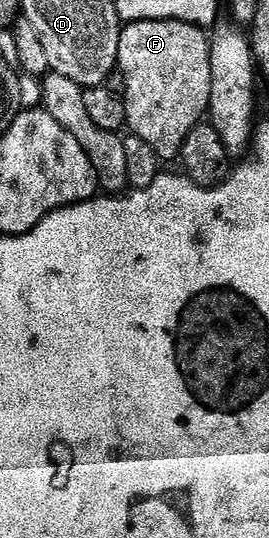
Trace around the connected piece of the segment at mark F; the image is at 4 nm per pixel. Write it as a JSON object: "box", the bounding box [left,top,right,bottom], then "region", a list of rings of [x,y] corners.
{"box":[119,19,211,160],"region":[[[135,19],[126,22],[119,37],[119,75],[125,78],[125,122],[128,130],[139,136],[156,153],[158,160],[176,160],[187,133],[195,129],[209,114],[211,101],[210,36],[193,23],[178,19]]]}

